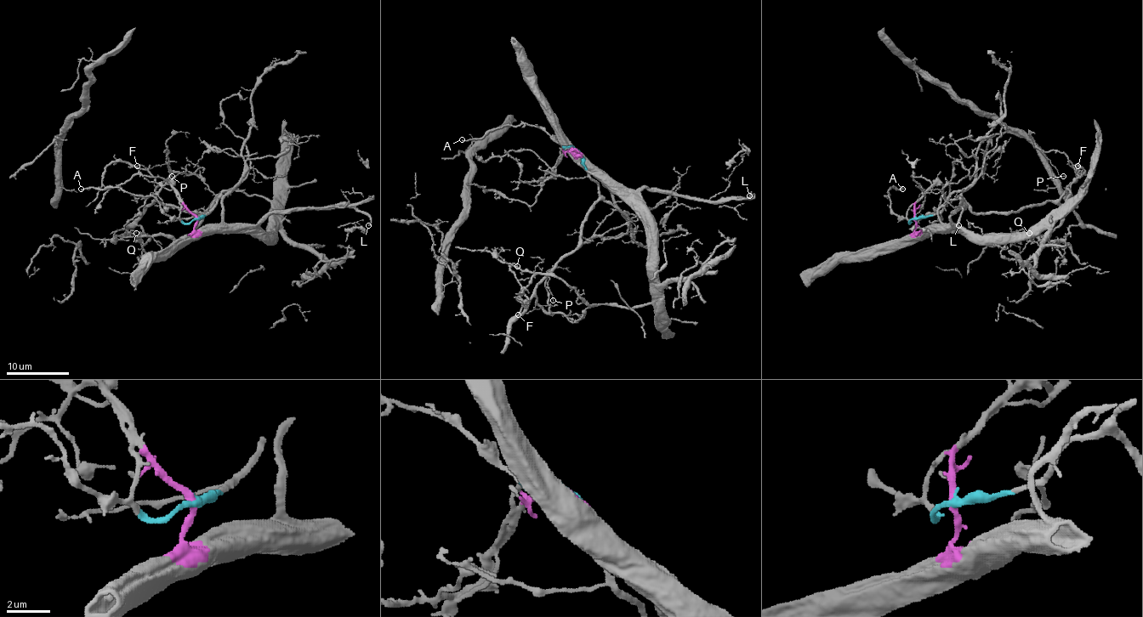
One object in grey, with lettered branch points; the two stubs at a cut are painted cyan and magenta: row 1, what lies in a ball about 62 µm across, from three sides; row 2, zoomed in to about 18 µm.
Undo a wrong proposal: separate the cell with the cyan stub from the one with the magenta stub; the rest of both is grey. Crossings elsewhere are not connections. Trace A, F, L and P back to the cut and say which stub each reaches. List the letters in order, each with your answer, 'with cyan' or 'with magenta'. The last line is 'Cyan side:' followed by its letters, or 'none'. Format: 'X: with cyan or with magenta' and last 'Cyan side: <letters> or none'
A: with cyan
F: with cyan
L: with magenta
P: with cyan
Cyan side: A, F, P

